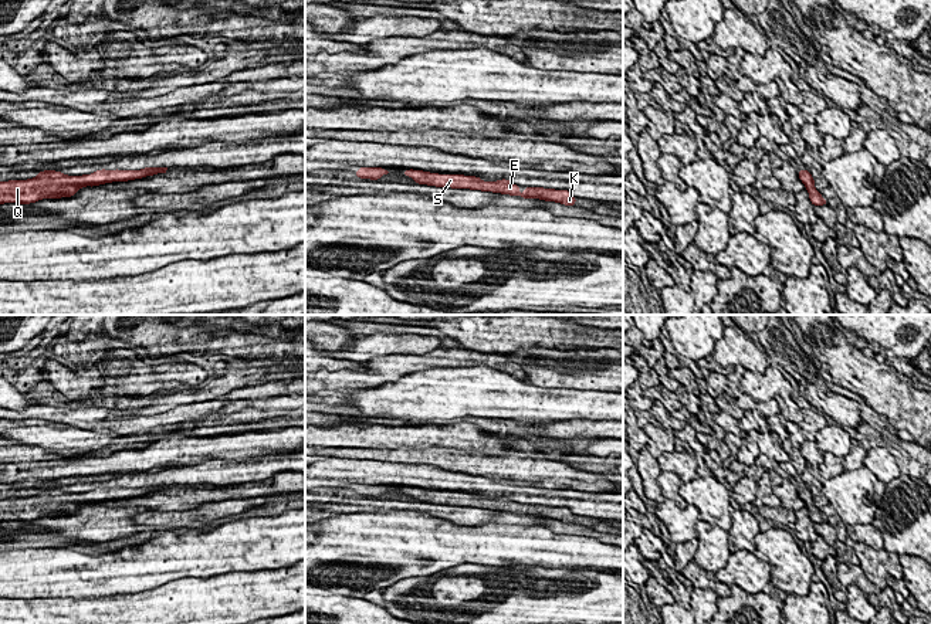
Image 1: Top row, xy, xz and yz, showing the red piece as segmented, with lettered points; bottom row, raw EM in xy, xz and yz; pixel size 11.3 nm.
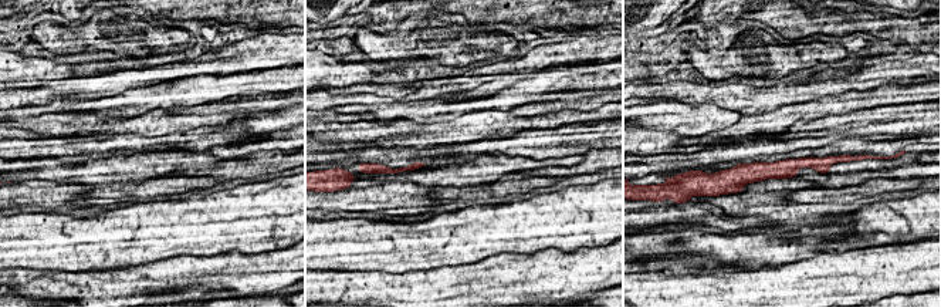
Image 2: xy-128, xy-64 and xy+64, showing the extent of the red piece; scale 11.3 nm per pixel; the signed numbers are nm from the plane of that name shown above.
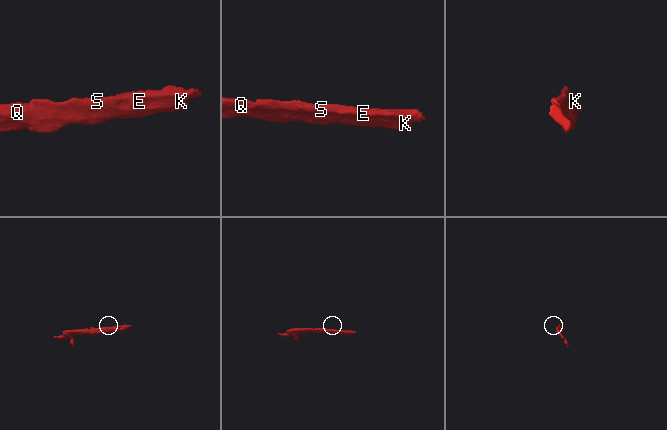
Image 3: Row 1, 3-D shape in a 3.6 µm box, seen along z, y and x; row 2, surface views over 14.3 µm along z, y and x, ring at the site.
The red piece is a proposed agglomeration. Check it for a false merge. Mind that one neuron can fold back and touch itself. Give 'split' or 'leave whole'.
leave whole

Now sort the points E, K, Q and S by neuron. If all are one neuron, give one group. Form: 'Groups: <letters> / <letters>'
Groups: E K Q S

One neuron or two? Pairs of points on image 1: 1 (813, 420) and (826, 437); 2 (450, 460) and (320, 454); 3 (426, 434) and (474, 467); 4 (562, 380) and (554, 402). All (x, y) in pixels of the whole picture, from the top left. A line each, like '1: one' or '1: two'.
1: two
2: one
3: two
4: two

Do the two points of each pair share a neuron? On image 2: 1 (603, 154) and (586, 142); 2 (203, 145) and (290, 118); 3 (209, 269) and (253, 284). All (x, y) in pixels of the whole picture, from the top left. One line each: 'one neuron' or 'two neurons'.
1: two neurons
2: two neurons
3: one neuron

